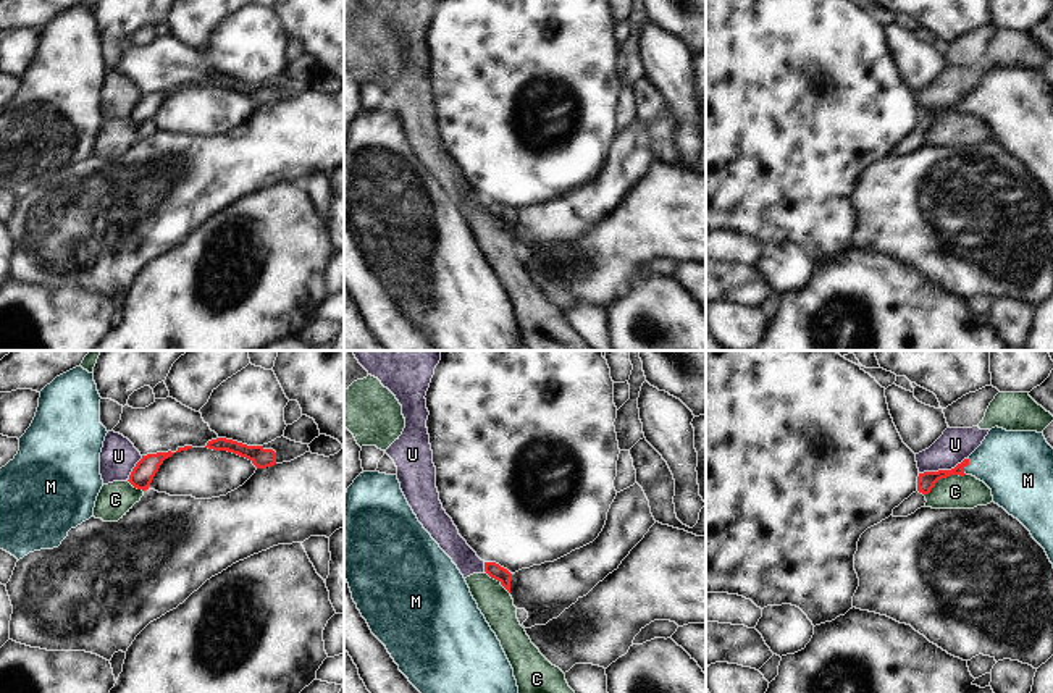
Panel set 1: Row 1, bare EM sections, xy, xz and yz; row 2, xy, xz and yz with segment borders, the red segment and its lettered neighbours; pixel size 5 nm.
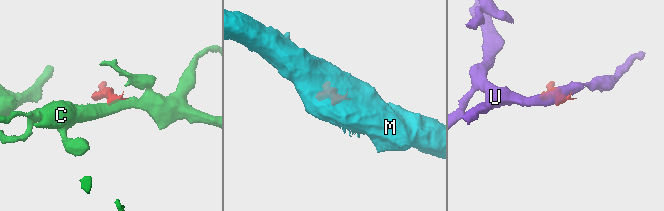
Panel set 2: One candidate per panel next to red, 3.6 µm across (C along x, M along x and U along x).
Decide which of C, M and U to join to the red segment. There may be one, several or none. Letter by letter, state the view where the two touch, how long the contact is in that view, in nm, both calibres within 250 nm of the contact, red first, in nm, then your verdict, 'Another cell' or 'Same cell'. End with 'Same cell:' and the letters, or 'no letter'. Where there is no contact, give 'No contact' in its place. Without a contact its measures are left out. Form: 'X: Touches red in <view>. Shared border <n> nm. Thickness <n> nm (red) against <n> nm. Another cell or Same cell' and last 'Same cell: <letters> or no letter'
C: Touches red in yz. Shared border 240 nm. Thickness 90 nm (red) against 170 nm. Another cell
M: Touches red in yz. Shared border 90 nm. Thickness 90 nm (red) against 360 nm. Same cell
U: Touches red in yz. Shared border 260 nm. Thickness 90 nm (red) against 170 nm. Another cell
Same cell: M.

